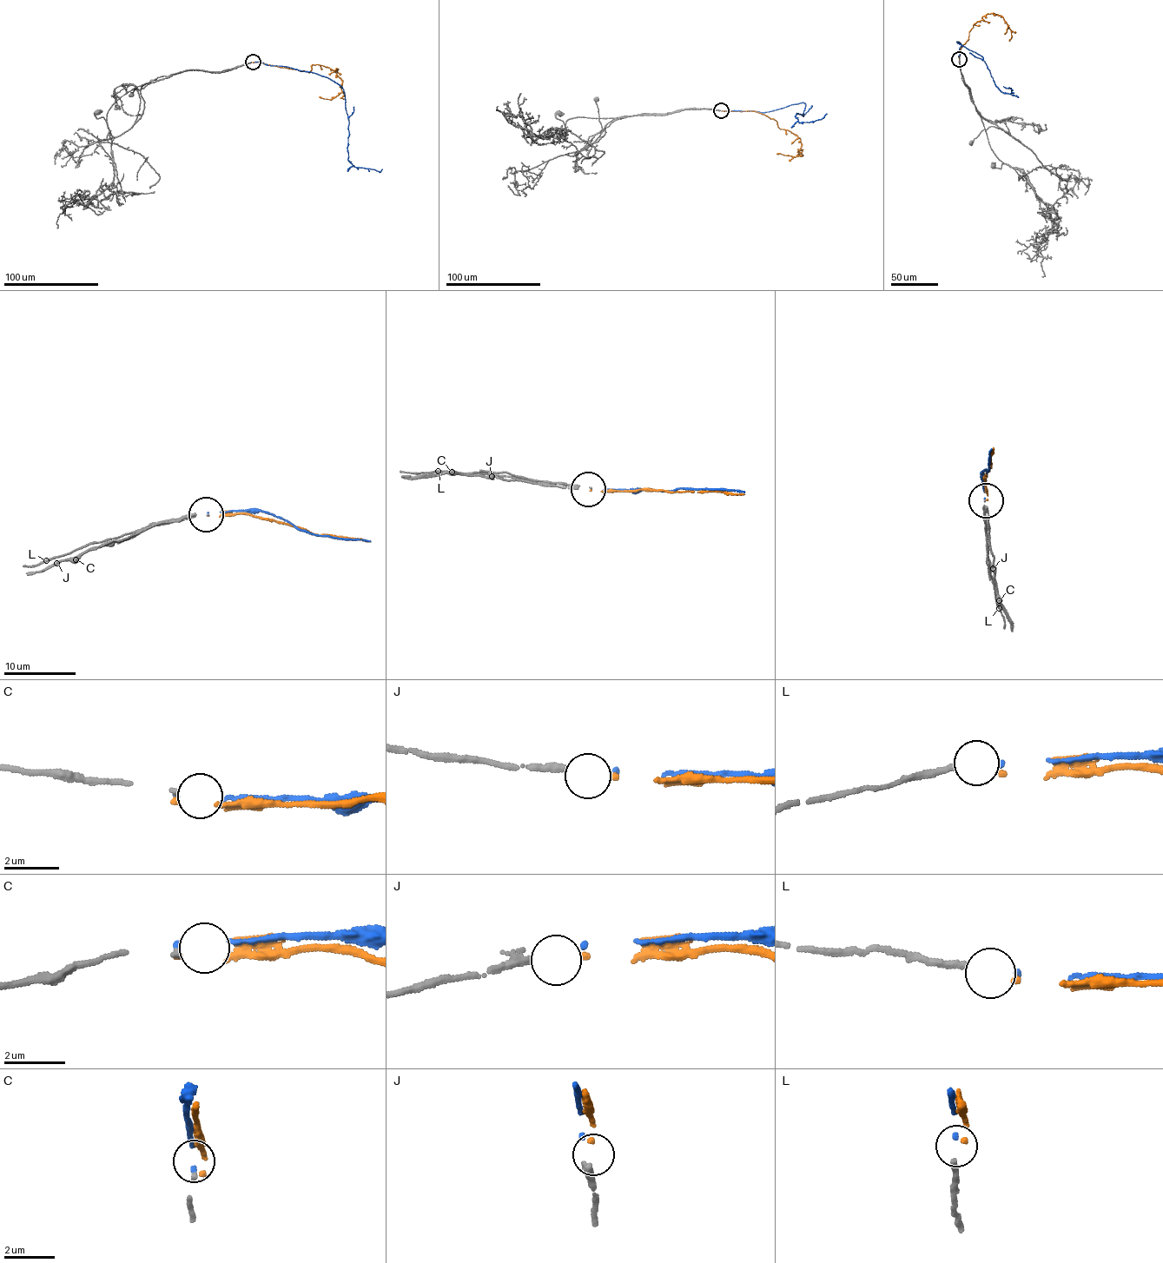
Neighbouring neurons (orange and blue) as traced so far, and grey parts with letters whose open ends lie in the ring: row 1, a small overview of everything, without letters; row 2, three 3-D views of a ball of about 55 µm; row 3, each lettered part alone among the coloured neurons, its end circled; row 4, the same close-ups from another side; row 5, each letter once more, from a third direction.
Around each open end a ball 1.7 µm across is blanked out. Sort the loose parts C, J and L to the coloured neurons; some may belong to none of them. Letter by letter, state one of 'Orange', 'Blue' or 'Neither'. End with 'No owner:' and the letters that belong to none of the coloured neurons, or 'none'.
C: Neither
J: Orange
L: Blue
No owner: C

